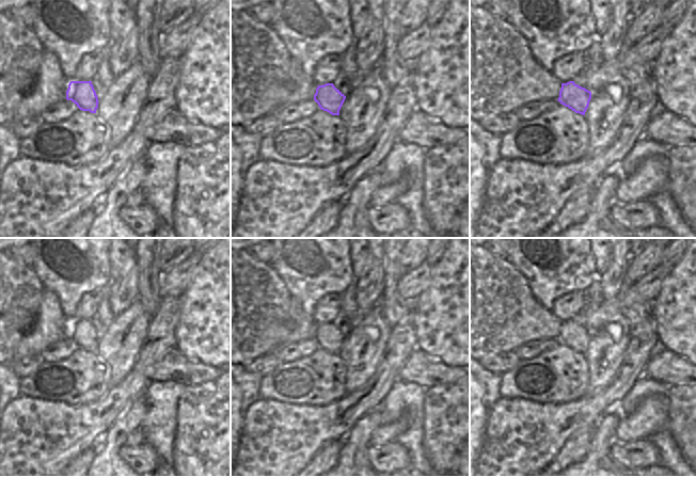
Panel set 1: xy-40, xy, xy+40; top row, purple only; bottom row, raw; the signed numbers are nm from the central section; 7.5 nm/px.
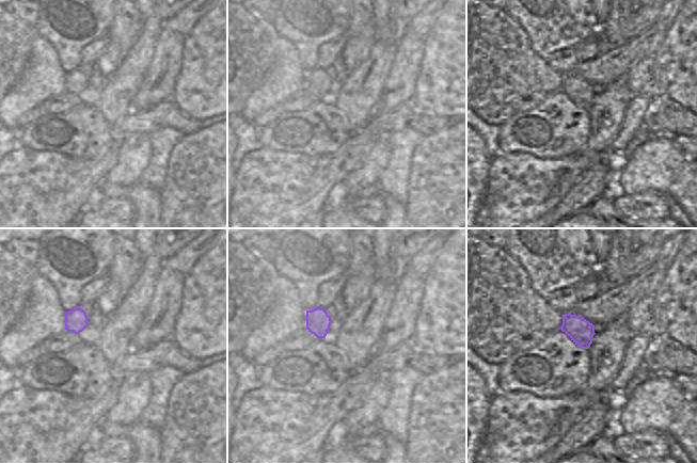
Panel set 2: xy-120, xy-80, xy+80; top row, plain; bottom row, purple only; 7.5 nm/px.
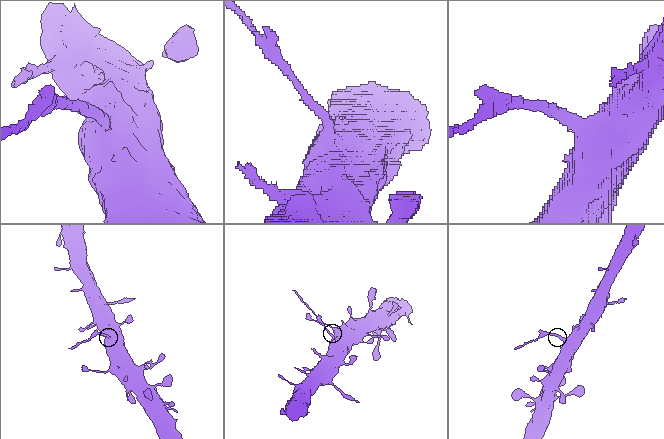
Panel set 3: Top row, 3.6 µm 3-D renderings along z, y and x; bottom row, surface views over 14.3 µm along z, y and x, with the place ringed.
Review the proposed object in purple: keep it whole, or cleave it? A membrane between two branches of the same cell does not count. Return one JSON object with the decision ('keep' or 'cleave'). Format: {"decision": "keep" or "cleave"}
{"decision": "cleave"}

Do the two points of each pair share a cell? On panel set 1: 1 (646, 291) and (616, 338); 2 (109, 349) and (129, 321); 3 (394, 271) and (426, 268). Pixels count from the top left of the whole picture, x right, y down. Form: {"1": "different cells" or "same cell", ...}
{"1": "different cells", "2": "same cell", "3": "different cells"}

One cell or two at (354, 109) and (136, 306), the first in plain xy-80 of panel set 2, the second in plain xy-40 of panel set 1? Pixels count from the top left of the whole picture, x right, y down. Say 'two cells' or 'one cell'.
one cell

